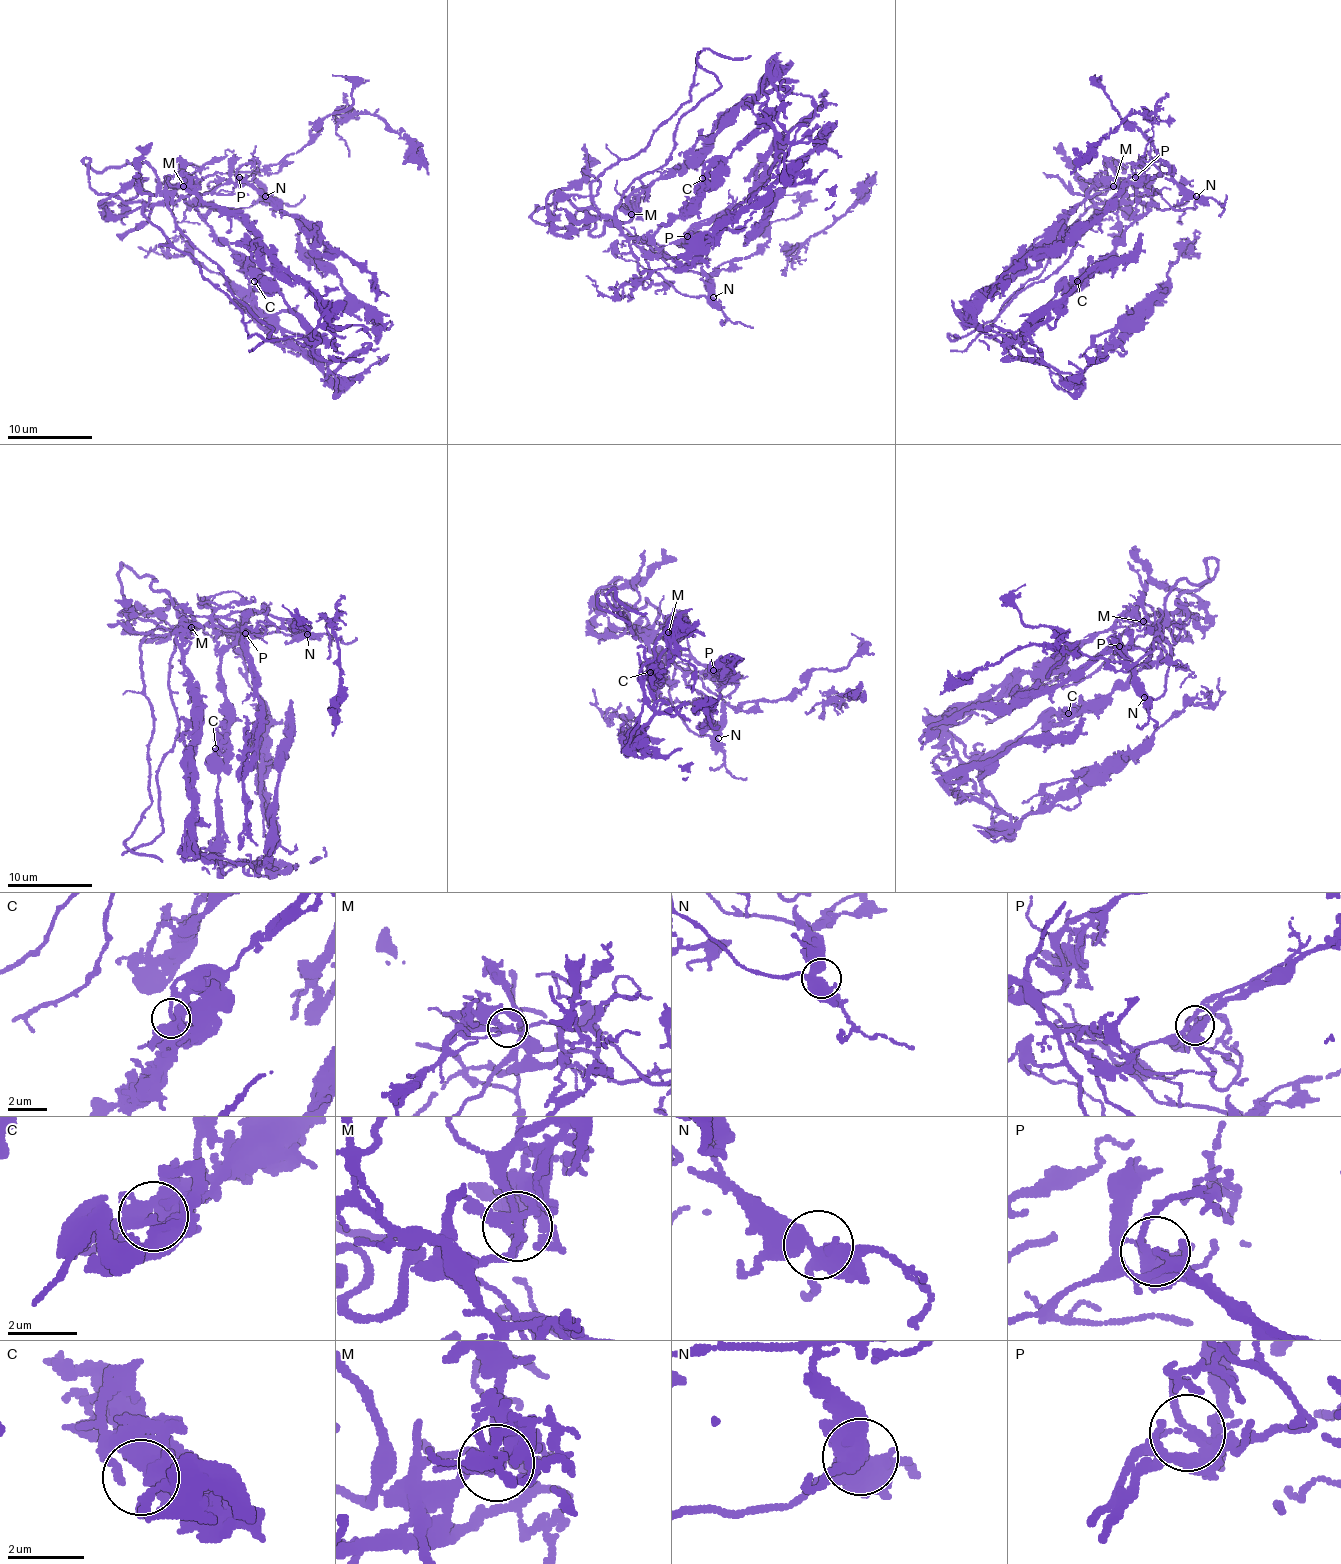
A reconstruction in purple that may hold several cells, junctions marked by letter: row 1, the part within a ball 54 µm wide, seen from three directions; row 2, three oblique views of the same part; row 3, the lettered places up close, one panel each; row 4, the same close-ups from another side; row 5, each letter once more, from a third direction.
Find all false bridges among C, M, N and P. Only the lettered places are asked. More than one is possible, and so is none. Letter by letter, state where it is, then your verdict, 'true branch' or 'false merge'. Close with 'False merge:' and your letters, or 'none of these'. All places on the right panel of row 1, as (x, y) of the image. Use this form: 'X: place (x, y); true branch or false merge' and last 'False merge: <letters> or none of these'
C: place (1077, 281); true branch
M: place (1113, 186); false merge
N: place (1196, 196); true branch
P: place (1135, 177); true branch
False merge: M

